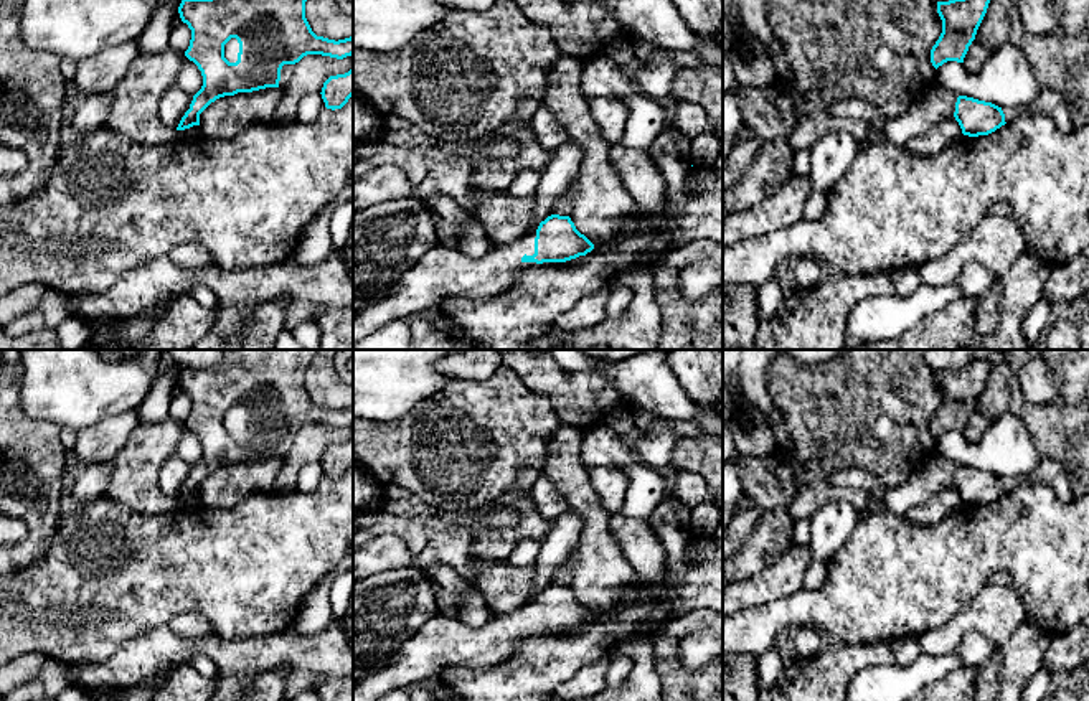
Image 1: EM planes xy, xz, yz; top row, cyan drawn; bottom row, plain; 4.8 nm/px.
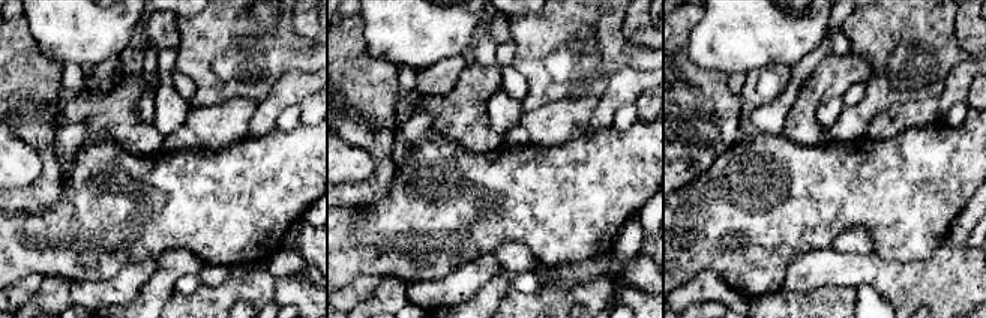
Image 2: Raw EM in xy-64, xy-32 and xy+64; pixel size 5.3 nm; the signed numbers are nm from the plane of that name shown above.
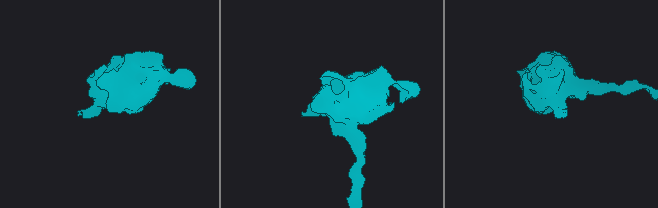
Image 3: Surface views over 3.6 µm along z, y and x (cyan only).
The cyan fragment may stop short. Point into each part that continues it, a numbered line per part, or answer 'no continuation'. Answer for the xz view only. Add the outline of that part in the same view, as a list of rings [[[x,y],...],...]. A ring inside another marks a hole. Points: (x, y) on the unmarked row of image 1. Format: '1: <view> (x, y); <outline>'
1: xz (446, 642); [[[536,600],[512,614],[493,614],[478,628],[459,617],[442,614],[406,638],[389,656],[388,665],[353,685],[353,701],[376,701],[424,678],[437,676],[449,666],[487,670],[507,661],[520,640],[536,637],[521,627],[535,623]]]

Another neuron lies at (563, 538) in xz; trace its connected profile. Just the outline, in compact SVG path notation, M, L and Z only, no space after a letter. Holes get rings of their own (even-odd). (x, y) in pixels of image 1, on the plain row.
M571 506L553 520L548 534L540 543L540 556L535 567L535 587L531 600L536 600L540 592L554 584L554 577L563 564L579 546L582 531L582 518Z

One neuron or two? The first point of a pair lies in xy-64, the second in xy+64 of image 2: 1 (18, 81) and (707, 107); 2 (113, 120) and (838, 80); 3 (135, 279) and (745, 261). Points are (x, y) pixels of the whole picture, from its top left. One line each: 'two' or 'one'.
1: one
2: one
3: two

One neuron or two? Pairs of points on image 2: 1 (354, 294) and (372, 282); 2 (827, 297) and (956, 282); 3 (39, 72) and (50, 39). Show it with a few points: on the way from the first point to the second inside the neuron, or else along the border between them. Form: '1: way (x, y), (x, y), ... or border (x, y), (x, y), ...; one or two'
1: way (359, 290), (368, 284); one
2: border (854, 285), (818, 287); two
3: border (27, 24), (35, 45), (44, 54), (62, 63); two

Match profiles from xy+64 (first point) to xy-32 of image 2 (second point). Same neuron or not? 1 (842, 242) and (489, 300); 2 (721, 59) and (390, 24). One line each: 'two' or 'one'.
1: one
2: one

